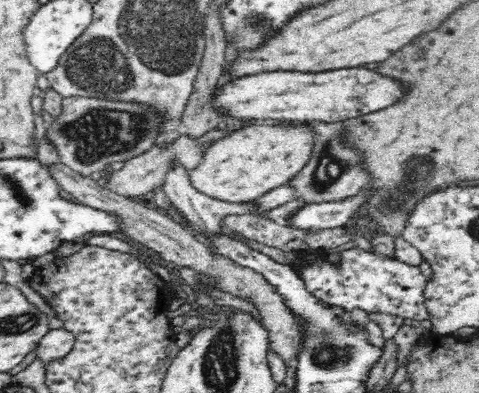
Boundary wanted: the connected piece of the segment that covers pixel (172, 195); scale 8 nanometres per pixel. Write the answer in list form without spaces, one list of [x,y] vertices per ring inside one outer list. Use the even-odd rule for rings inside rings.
[[[172,161],[167,173],[164,175],[164,182],[162,184],[163,190],[170,199],[170,202],[174,208],[178,209],[178,212],[182,213],[182,218],[186,230],[192,233],[192,236],[196,239],[209,244],[209,238],[213,234],[223,232],[222,222],[226,216],[254,213],[253,206],[249,203],[229,203],[226,201],[218,201],[214,197],[208,196],[204,193],[198,192],[191,184],[189,171],[186,170],[184,165],[180,164],[180,161]]]

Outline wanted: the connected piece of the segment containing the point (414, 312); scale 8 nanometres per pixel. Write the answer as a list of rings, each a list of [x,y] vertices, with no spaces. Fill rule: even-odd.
[[[357,245],[350,246],[350,249],[342,250],[342,258],[338,258],[338,266],[334,266],[334,262],[330,262],[330,258],[327,258],[327,250],[329,248],[310,248],[310,250],[293,250],[290,248],[290,251],[294,251],[298,254],[298,260],[294,264],[290,265],[291,268],[294,268],[294,272],[298,274],[298,278],[304,282],[306,291],[310,292],[310,295],[313,295],[326,304],[326,306],[338,306],[338,308],[344,308],[346,310],[365,310],[368,312],[386,312],[386,314],[394,314],[398,317],[410,318],[417,321],[422,321],[425,319],[430,320],[429,311],[425,307],[425,296],[424,290],[426,284],[430,282],[430,278],[426,278],[426,274],[422,274],[422,270],[419,270],[416,266],[410,266],[410,262],[399,262],[398,258],[382,258],[382,255],[374,253],[374,250],[364,250],[357,247]],[[307,254],[313,254],[313,258],[310,258],[310,262],[306,262],[305,256]]]

